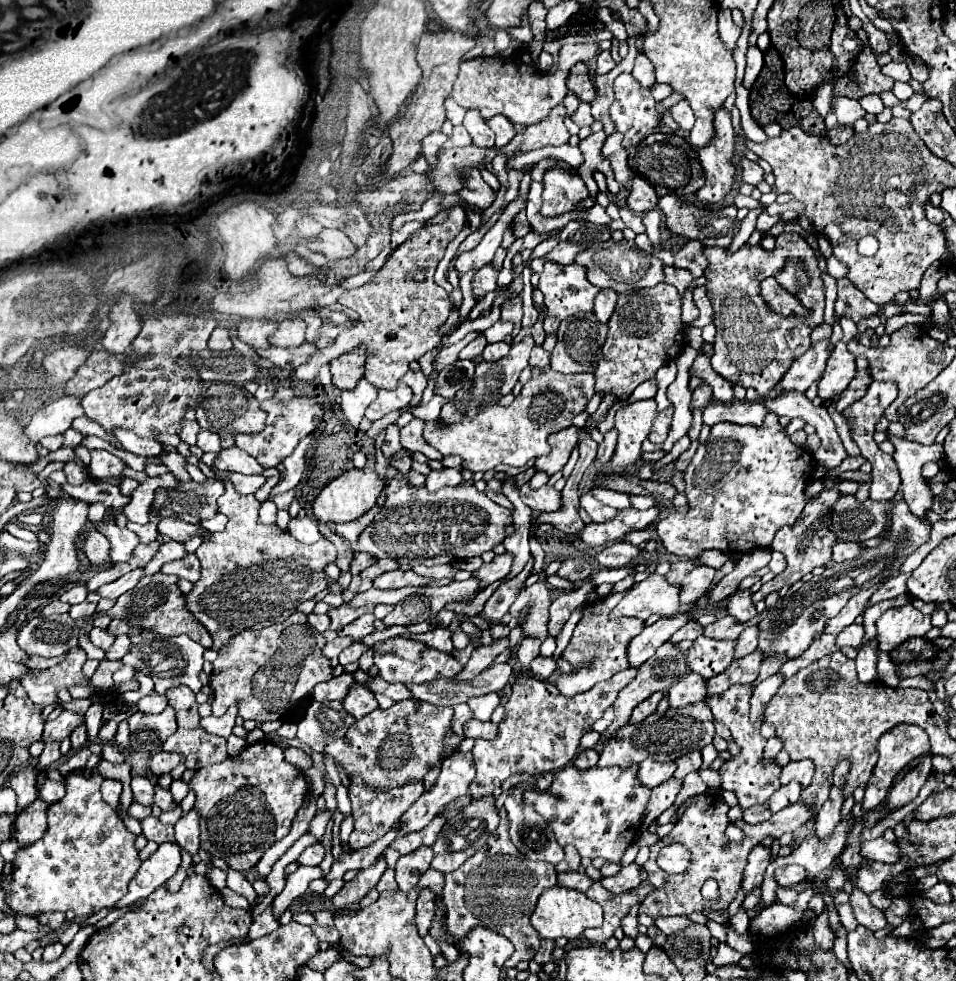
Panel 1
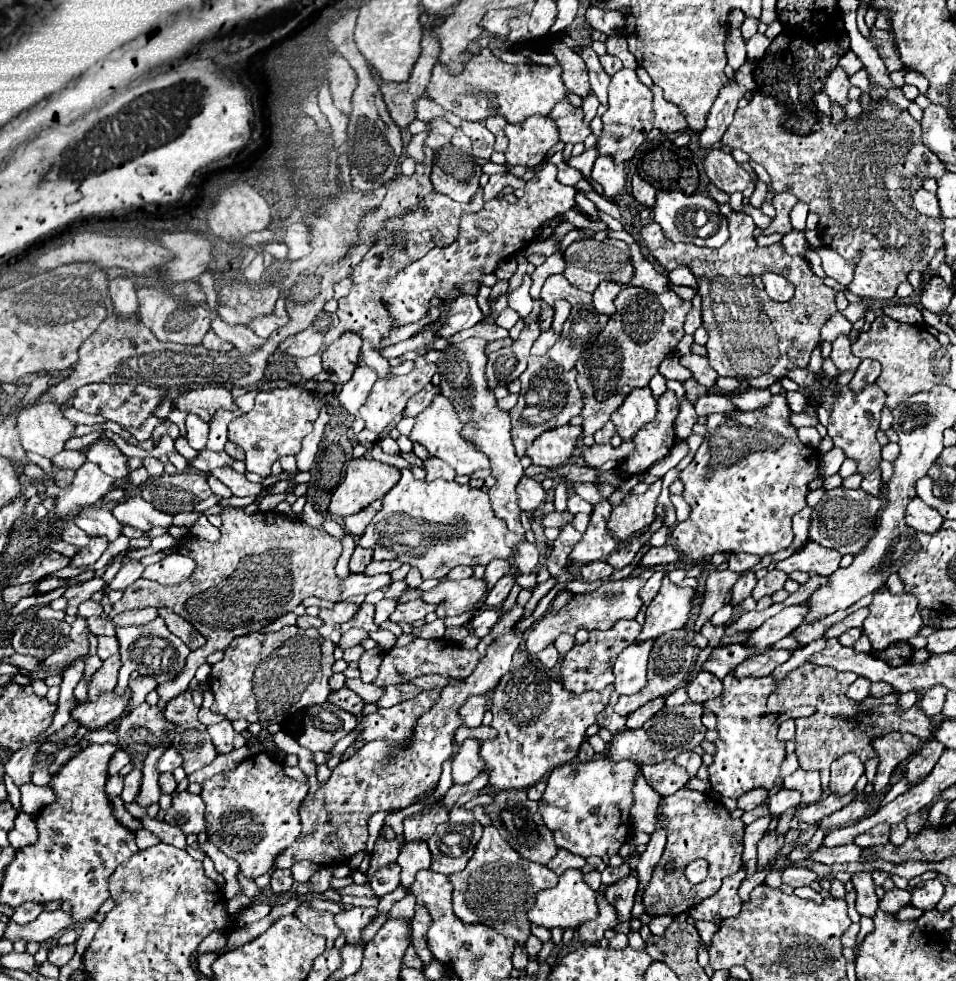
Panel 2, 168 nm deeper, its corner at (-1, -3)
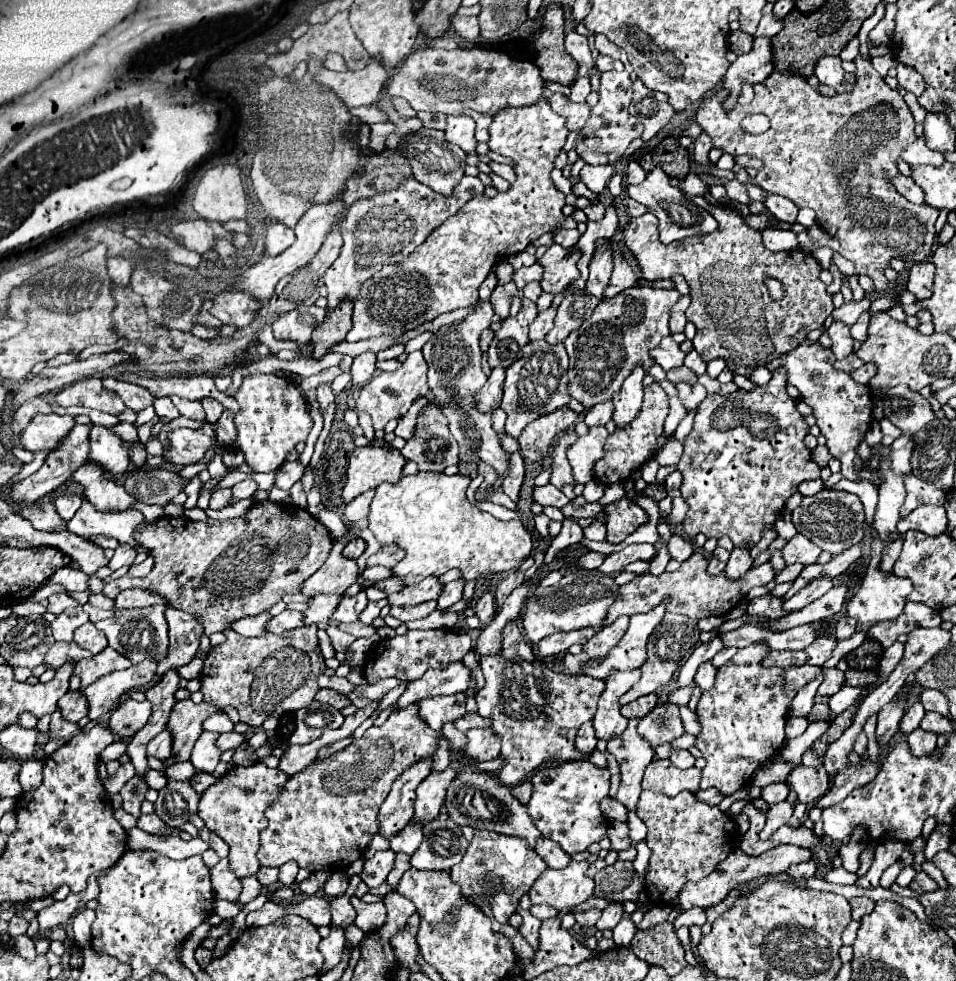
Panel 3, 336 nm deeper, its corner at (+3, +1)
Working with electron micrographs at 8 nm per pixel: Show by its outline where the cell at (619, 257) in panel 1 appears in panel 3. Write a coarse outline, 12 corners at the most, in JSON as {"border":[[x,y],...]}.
{"border":[[547,248],[543,292],[563,292],[579,278],[579,248]]}

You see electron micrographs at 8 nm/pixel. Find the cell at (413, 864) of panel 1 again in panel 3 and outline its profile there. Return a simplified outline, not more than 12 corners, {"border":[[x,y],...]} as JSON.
{"border":[[407,824],[391,838],[391,850],[413,856],[423,834],[419,824]]}

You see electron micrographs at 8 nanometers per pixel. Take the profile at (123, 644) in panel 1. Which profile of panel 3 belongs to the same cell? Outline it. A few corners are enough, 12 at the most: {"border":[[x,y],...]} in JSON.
{"border":[[91,622],[75,630],[75,642],[91,654],[107,648],[105,634]]}

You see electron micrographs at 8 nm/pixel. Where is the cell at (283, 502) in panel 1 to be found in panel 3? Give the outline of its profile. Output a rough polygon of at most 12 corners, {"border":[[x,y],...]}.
{"border":[[301,482],[289,490],[292,504],[307,507],[306,493]]}

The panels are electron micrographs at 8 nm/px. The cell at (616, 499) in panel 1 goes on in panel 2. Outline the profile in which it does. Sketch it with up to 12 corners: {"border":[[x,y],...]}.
{"border":[[575,482],[571,486],[583,500],[595,504],[603,500],[597,486]]}

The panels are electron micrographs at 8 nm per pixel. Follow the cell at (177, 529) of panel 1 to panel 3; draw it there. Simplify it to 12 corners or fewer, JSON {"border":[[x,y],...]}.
{"border":[[83,464],[71,480],[101,512],[127,512],[137,502],[123,486]]}

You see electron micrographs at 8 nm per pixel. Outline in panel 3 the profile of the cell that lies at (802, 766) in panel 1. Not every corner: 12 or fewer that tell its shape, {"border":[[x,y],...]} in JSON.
{"border":[[797,766],[787,784],[811,804],[829,788],[825,768]]}

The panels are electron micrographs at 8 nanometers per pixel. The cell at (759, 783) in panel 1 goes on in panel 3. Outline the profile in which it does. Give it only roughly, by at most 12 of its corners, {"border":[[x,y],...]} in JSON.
{"border":[[741,648],[697,704],[701,788],[723,796],[779,754],[795,694]]}

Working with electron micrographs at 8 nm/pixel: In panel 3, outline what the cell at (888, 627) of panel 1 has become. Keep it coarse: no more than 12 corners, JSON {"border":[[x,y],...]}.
{"border":[[879,544],[847,602],[857,632],[897,620],[913,590],[911,580],[883,572]]}

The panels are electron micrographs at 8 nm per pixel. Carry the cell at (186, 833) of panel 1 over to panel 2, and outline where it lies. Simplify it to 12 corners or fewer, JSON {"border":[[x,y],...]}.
{"border":[[183,790],[173,796],[165,822],[185,834],[205,828],[201,796]]}

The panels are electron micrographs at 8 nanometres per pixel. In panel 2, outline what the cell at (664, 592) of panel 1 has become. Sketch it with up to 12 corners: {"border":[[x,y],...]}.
{"border":[[637,576],[573,594],[527,632],[537,654],[563,632],[609,630],[643,602]]}

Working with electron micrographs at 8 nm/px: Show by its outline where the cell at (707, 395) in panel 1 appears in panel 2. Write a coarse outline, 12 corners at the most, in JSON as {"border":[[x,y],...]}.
{"border":[[693,378],[683,382],[685,396],[695,402],[707,394],[707,388],[697,384]]}

